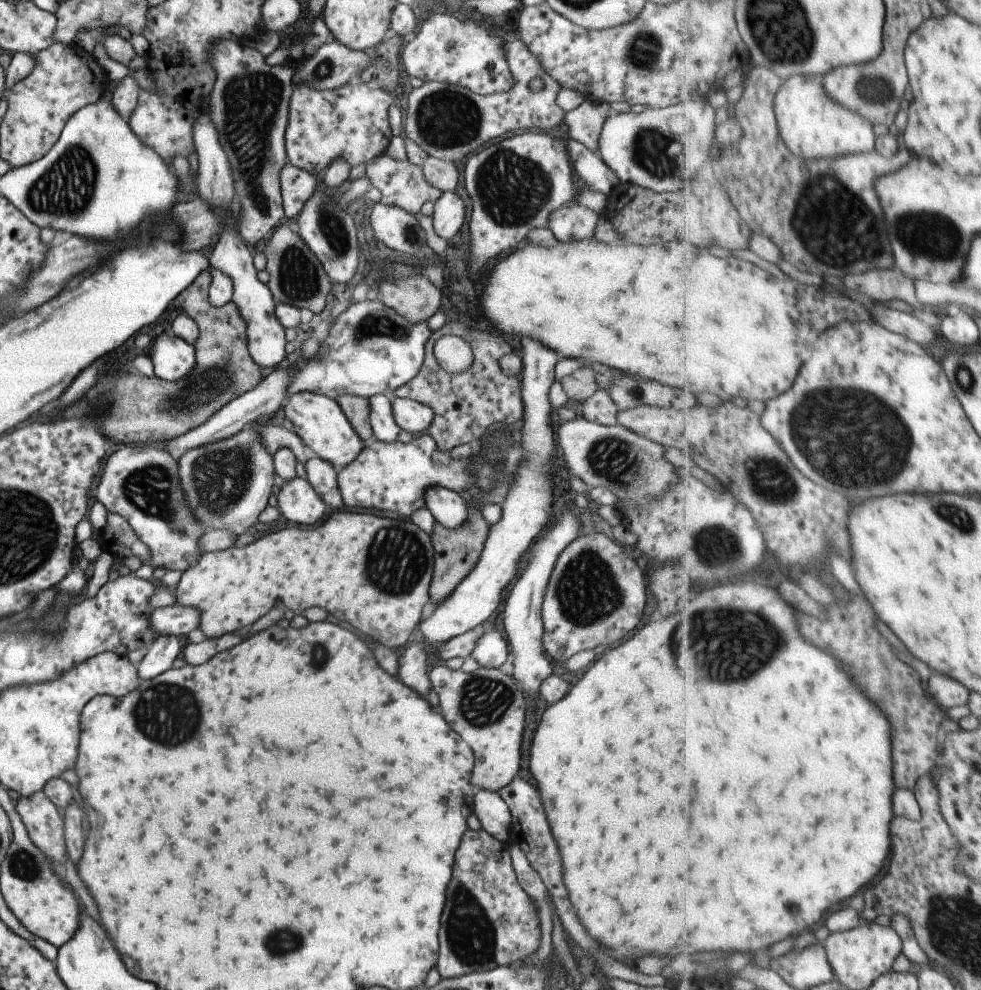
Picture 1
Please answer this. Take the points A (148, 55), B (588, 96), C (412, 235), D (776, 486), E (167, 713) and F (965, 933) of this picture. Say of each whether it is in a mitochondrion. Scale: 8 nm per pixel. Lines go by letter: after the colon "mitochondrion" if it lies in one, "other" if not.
A: other
B: other
C: mitochondrion
D: mitochondrion
E: mitochondrion
F: mitochondrion

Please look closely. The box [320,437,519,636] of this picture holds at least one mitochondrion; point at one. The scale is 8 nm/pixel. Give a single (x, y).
(396, 559)

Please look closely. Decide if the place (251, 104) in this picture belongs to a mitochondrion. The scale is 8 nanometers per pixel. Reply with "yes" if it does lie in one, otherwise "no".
yes

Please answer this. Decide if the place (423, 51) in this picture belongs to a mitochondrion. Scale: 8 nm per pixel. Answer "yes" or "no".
no

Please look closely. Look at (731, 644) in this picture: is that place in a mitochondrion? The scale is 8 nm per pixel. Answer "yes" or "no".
yes

